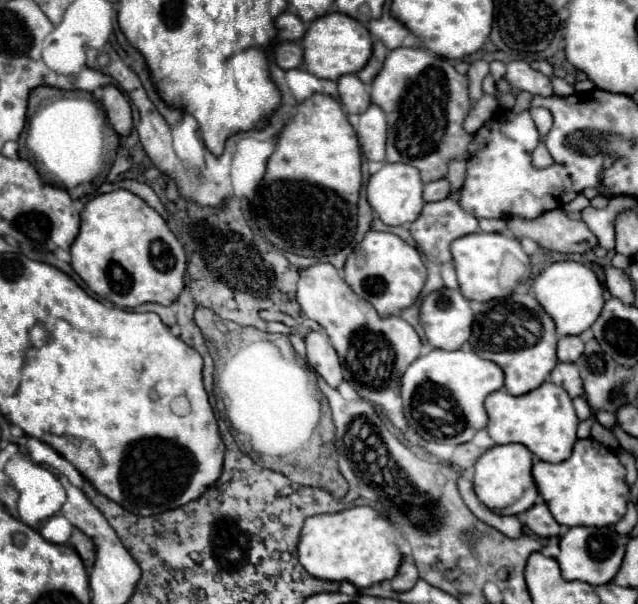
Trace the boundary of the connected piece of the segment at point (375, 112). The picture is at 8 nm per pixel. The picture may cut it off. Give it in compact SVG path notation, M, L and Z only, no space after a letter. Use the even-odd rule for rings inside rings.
M371 104L367 112L359 116L357 126L357 138L361 144L361 150L365 158L371 162L383 162L385 160L385 138L387 138L387 122L385 112Z

